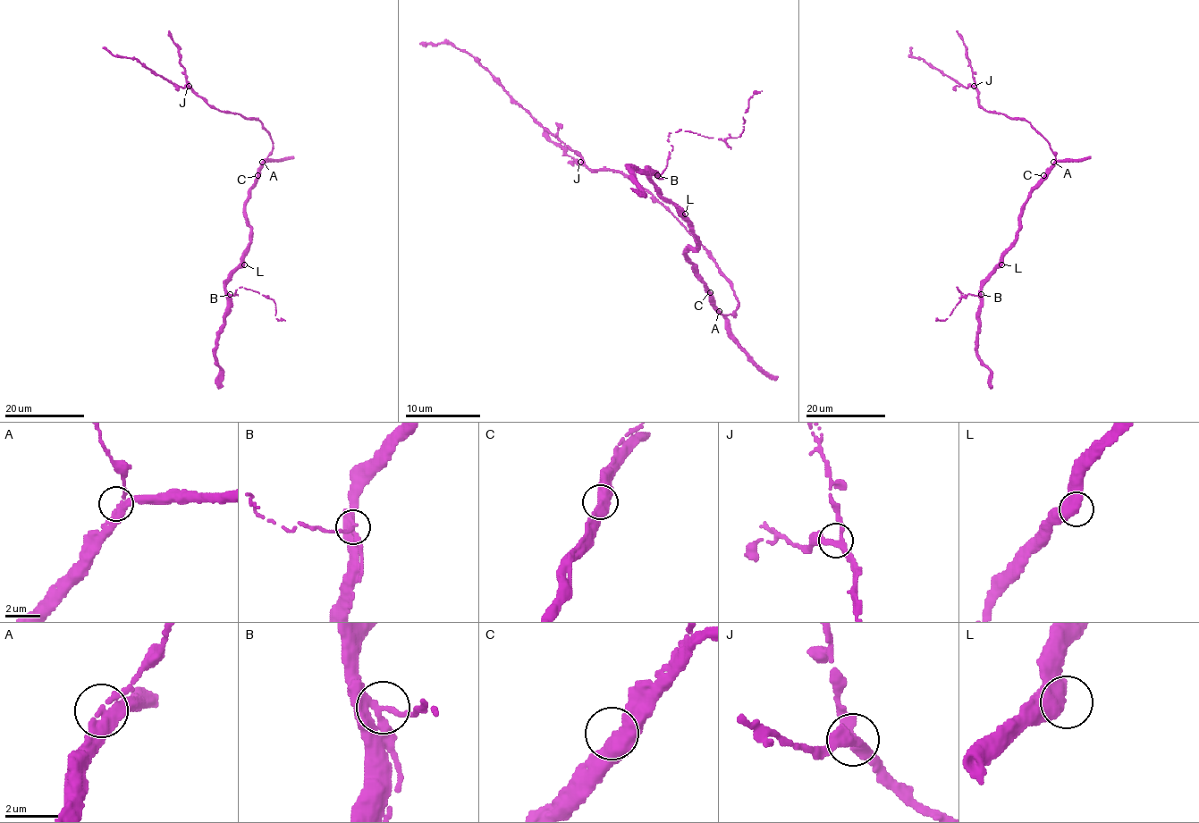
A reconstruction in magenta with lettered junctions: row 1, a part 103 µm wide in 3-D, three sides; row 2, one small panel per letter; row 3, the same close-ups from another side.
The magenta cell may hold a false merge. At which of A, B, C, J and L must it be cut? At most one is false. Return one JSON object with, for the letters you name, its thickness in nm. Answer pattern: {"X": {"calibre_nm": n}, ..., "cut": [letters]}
{"B": {"calibre_nm": 280}, "cut": ["B"]}

